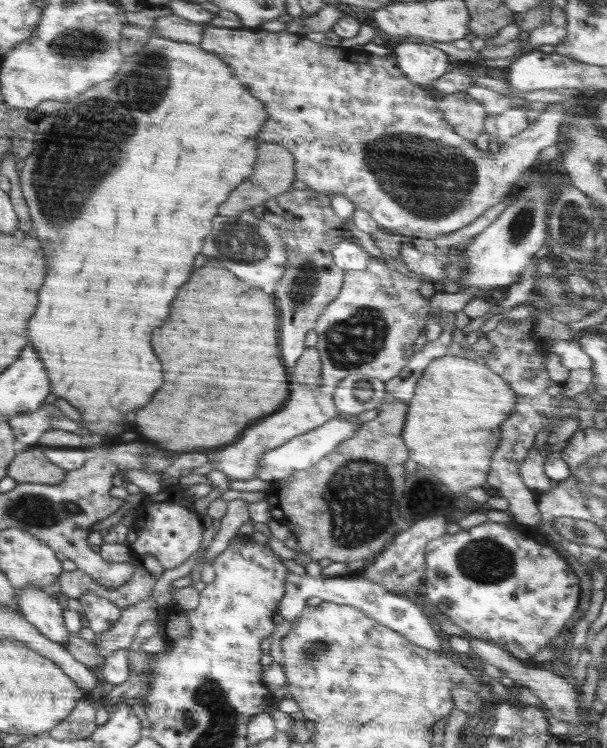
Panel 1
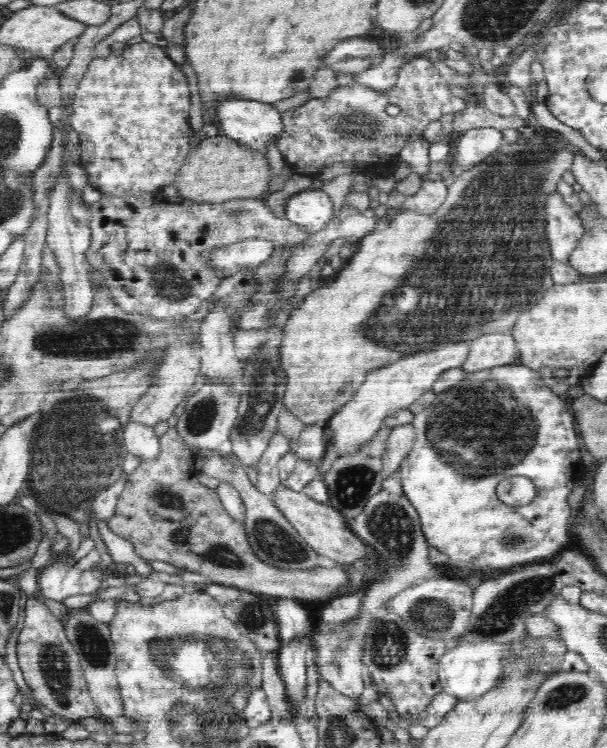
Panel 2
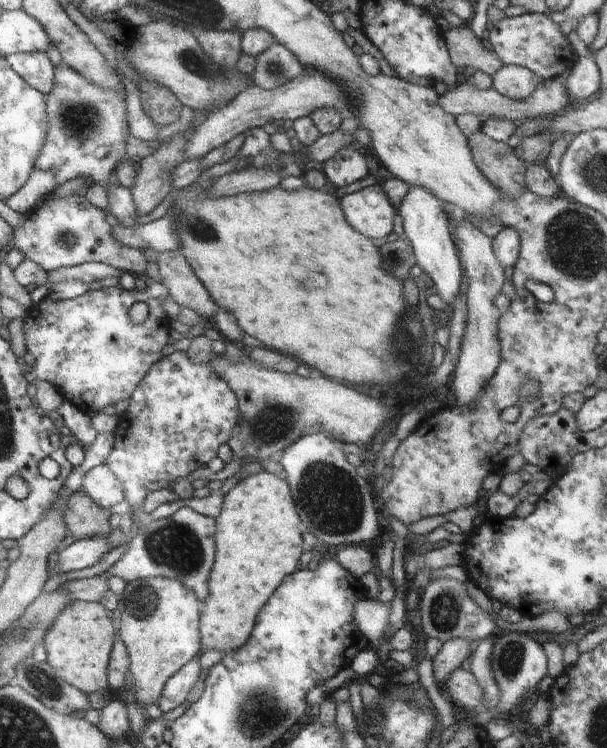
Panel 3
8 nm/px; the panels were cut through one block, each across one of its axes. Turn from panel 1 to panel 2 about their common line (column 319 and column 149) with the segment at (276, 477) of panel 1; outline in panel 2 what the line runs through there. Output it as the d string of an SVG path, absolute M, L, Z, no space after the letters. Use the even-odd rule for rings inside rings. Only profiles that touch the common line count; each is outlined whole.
M129 422L122 431L122 442L128 453L137 456L141 462L156 460L160 453L159 436L147 424Z

